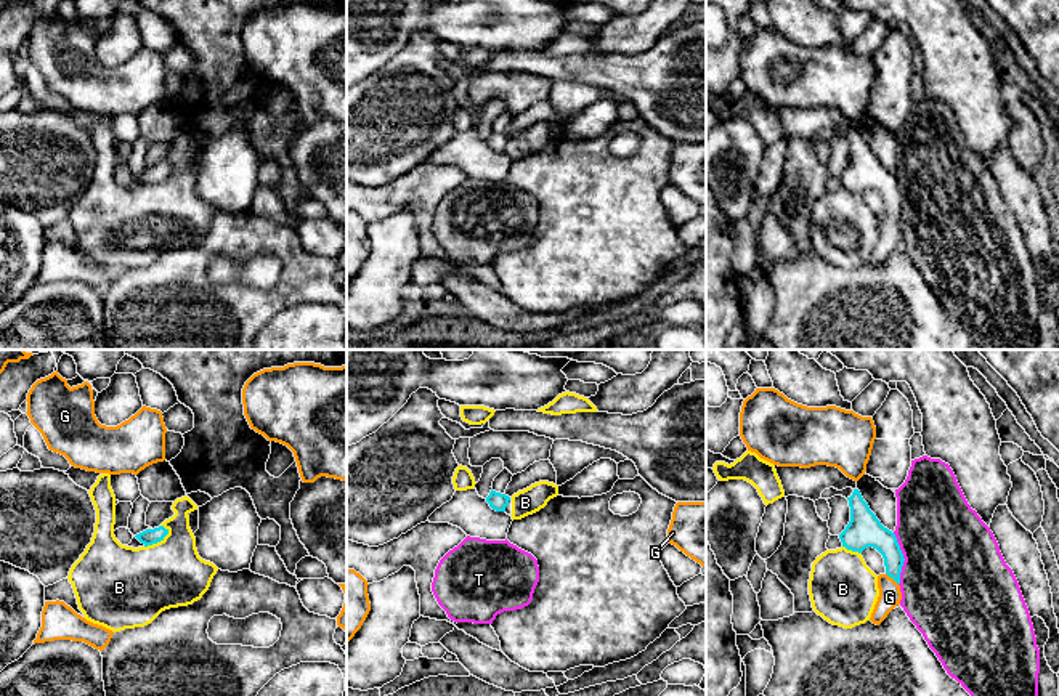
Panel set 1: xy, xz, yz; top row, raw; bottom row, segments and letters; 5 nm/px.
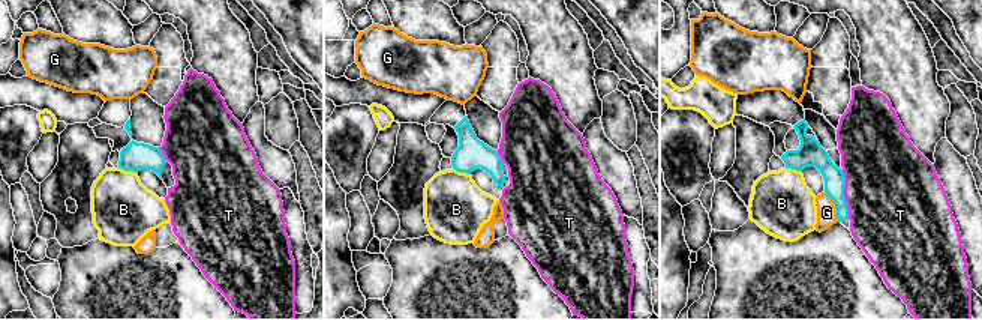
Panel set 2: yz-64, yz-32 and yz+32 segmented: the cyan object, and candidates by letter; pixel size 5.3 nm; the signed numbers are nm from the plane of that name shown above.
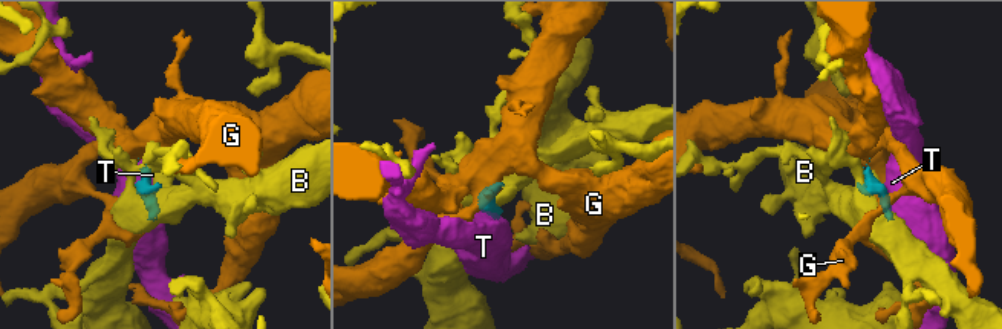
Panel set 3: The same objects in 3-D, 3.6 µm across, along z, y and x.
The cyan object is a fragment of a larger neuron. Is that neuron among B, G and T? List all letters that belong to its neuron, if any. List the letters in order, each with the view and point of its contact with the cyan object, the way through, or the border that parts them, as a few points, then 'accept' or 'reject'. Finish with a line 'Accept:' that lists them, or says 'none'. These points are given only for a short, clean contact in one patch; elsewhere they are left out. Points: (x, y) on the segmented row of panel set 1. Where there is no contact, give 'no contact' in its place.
B: meets cyan in xy at (158, 541); border along xy (169, 530), (159, 541), (145, 547); reject
G: meets cyan in yz at (892, 578); border along yz (886, 573), (897, 584); reject
T: meets cyan in yz at (904, 558); border along yz (892, 533), (904, 558), (899, 584); reject
Accept: none

